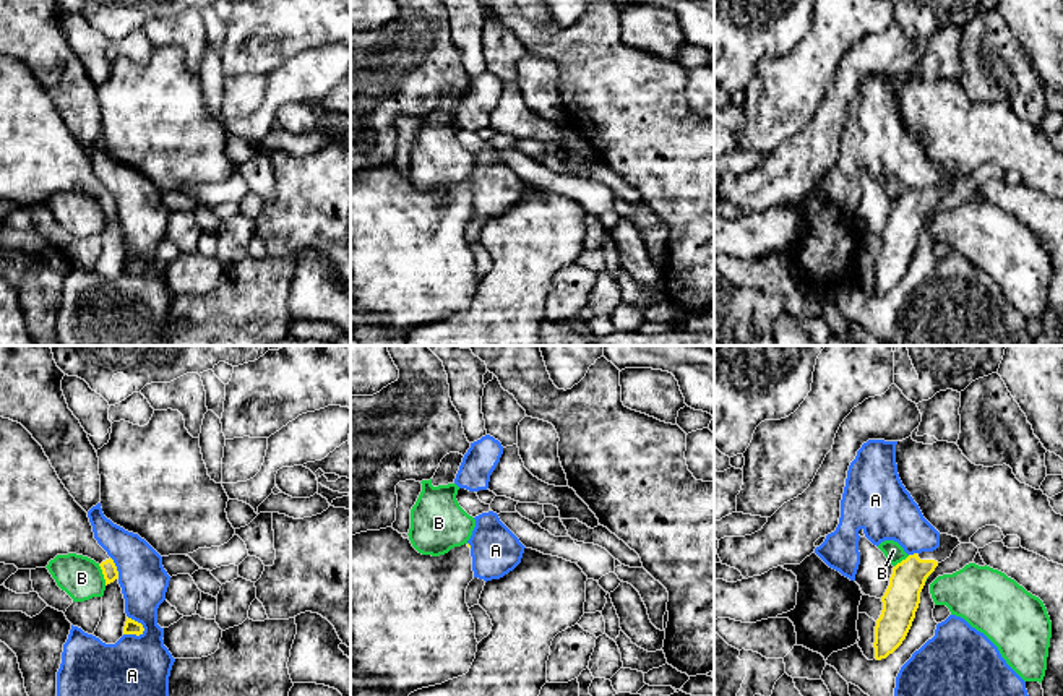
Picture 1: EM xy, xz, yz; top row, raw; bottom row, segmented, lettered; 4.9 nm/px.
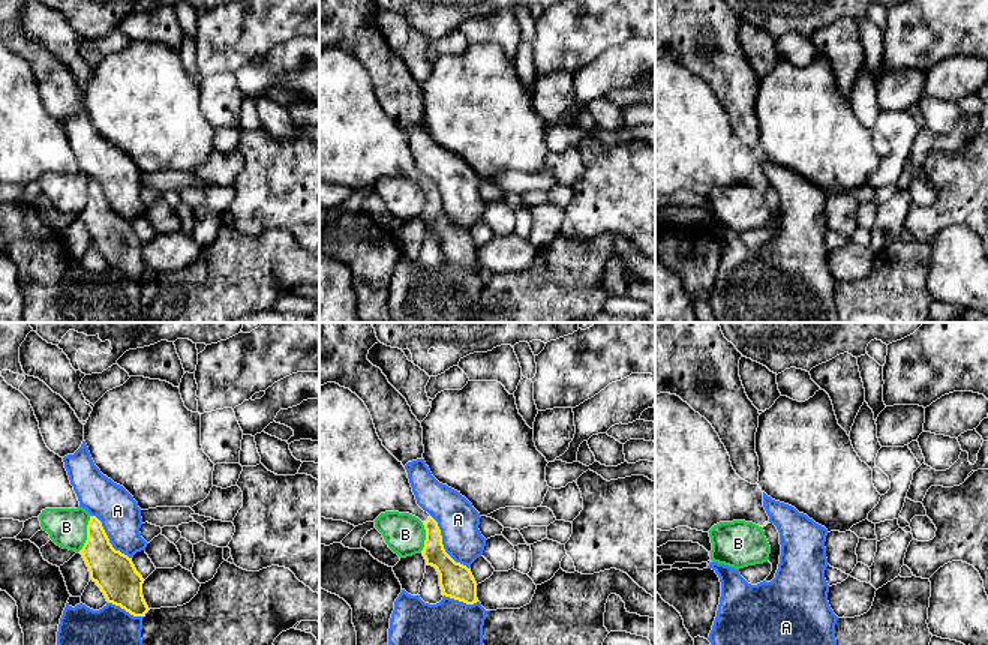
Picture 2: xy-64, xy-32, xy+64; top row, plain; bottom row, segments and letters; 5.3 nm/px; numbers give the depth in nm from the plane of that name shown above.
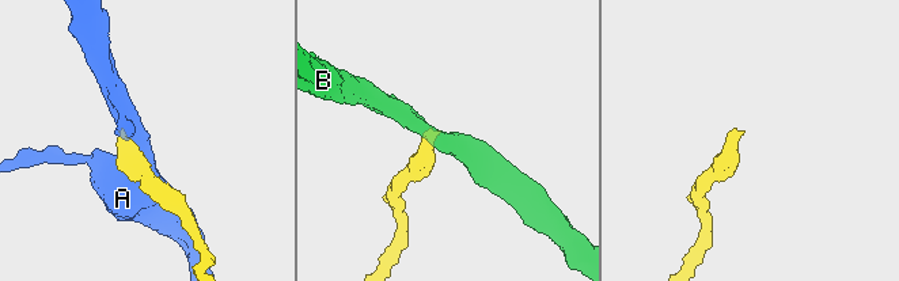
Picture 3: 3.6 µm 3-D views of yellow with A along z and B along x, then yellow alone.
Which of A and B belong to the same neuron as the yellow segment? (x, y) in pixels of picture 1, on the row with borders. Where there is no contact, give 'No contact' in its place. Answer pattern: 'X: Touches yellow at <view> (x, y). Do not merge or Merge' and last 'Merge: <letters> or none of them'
A: Touches yellow at xy (140, 623). Do not merge
B: Touches yellow at xy (103, 573). Do not merge
Merge: none of them

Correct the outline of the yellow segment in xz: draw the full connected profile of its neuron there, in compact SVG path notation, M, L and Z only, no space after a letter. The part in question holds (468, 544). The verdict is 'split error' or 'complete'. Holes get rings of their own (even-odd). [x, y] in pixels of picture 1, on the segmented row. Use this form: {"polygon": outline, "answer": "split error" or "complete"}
{"polygon": "M393 527L380 531L367 531L351 537L351 696L409 696L411 693L441 685L448 680L463 677L469 672L476 652L476 623L466 604L466 589L474 579L471 545L451 548L448 553L440 556L419 553L409 539Z", "answer": "split error"}

